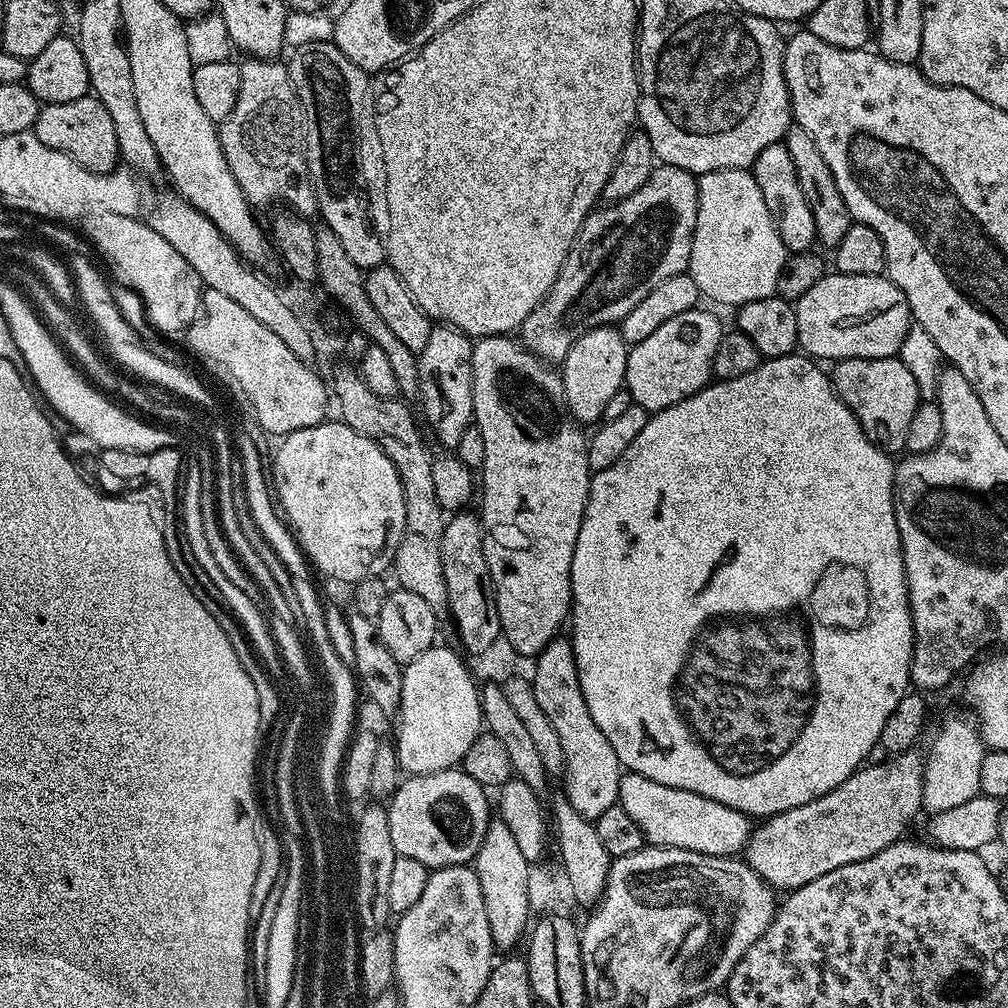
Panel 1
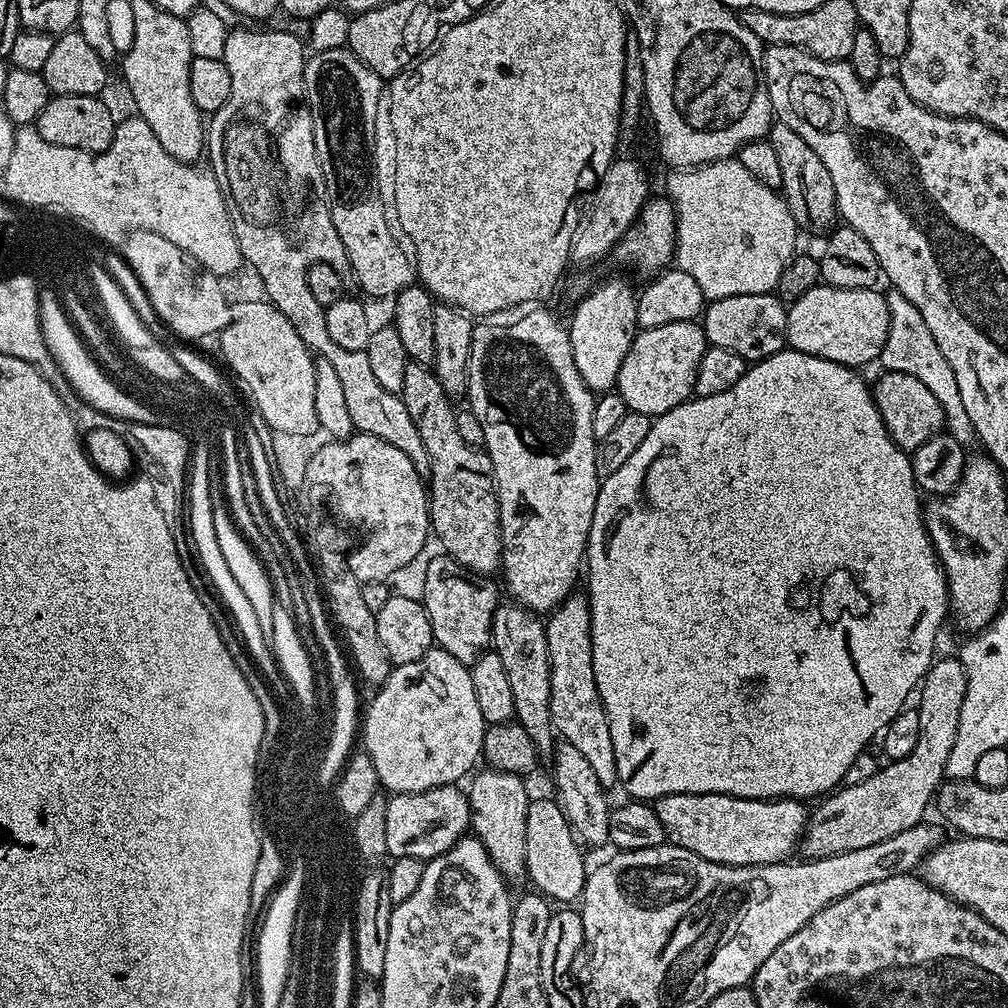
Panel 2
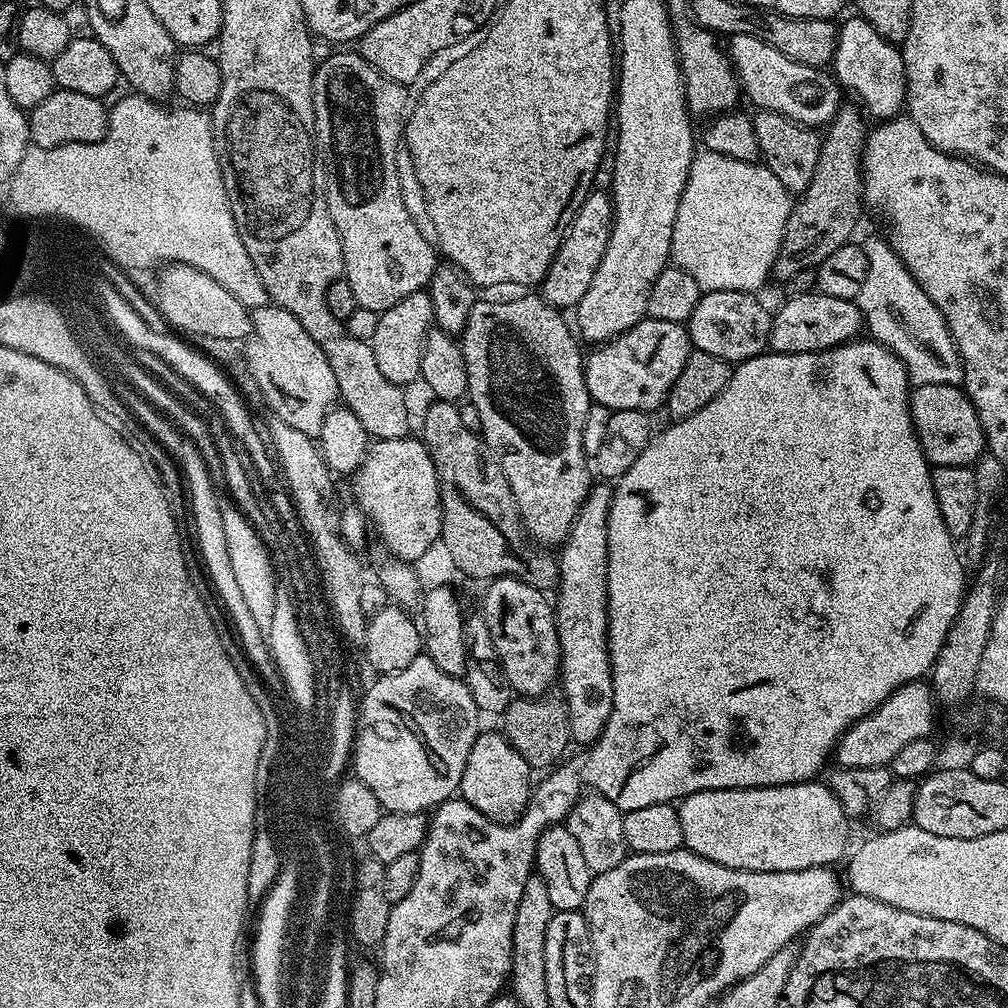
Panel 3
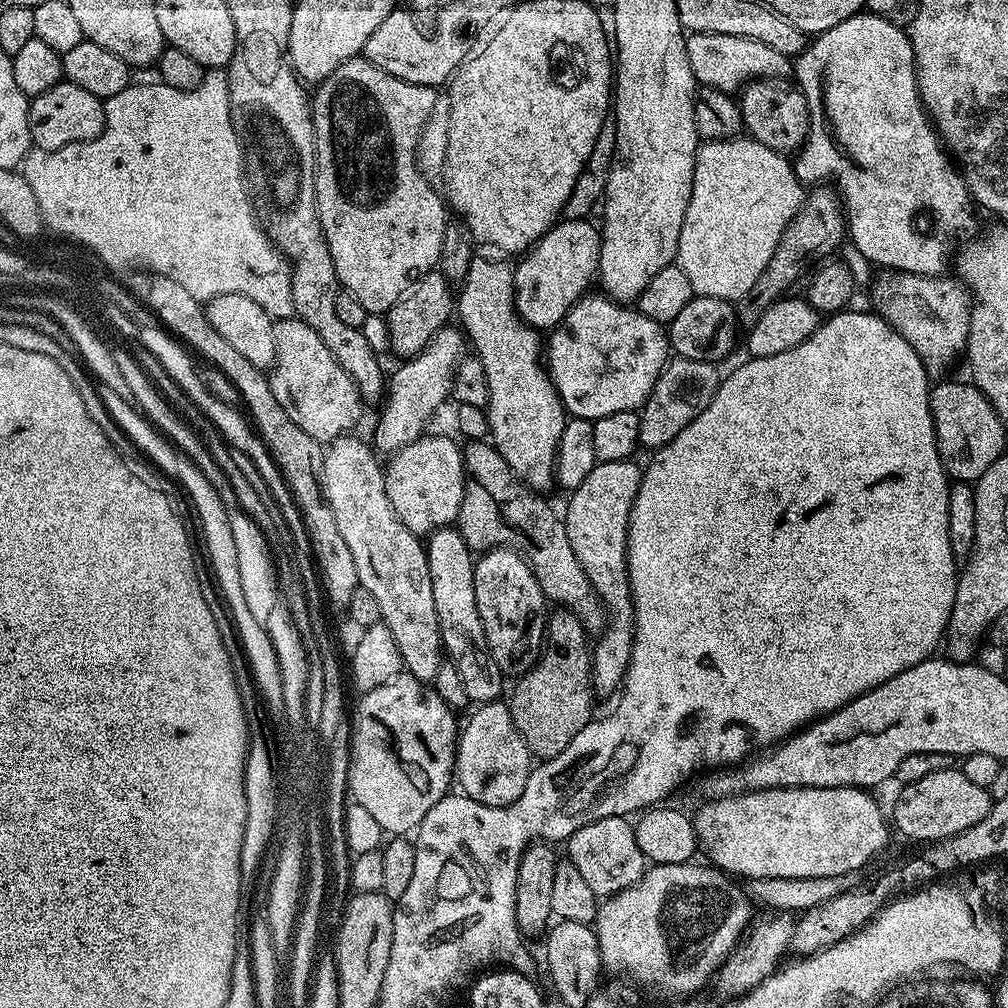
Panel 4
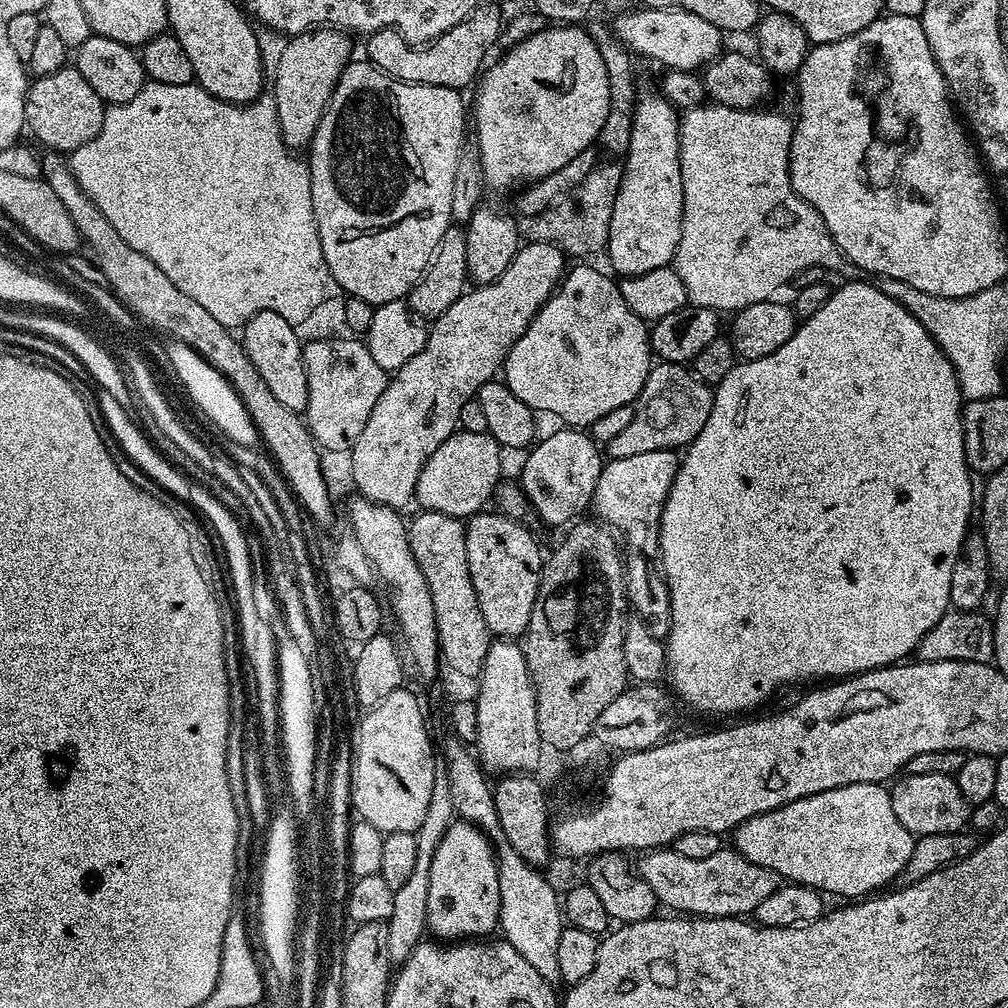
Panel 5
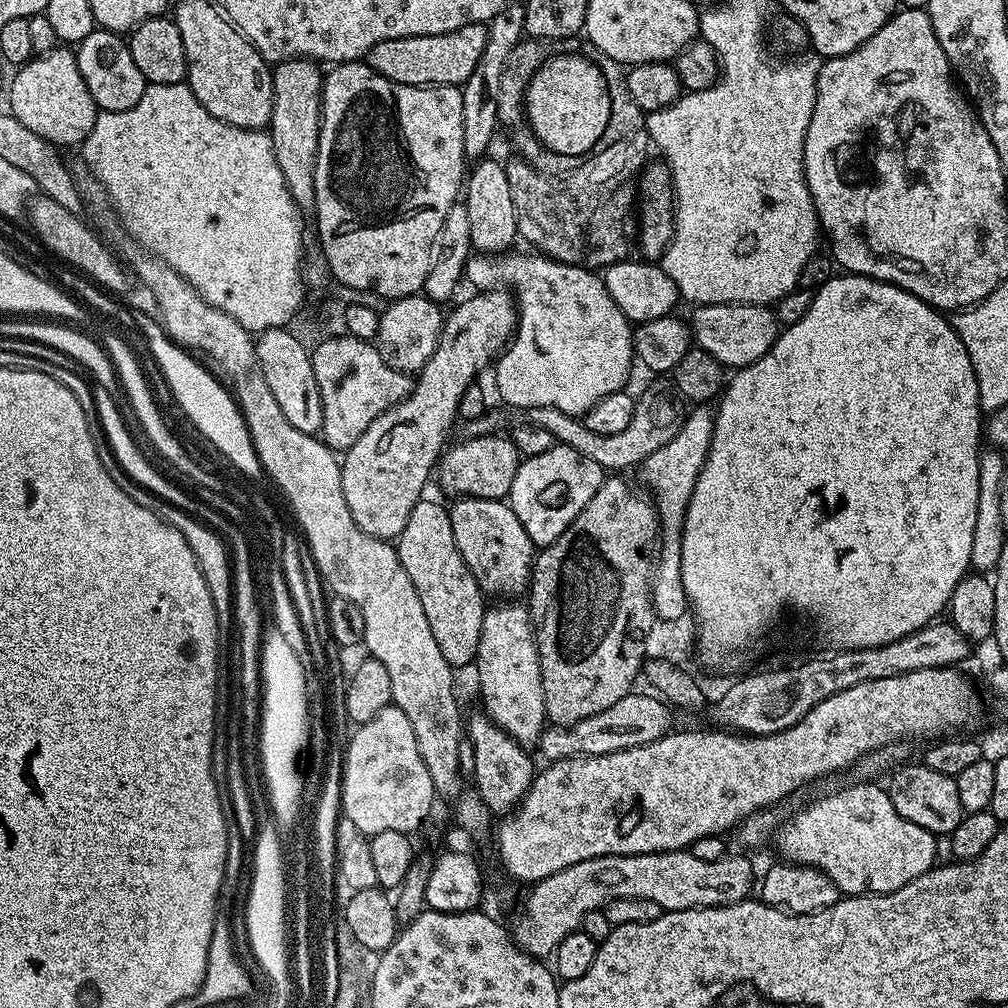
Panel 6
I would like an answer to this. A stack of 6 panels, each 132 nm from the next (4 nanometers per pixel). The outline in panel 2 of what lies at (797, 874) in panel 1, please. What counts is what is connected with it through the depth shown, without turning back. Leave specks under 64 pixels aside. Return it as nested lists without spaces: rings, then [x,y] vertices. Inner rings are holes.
[[[958,658],[937,659],[924,675],[919,696],[918,746],[906,758],[885,763],[885,768],[870,773],[865,780],[837,787],[817,803],[821,804],[816,809],[811,809],[802,837],[802,852],[804,848],[807,859],[817,860],[874,846],[874,842],[894,838],[894,834],[902,834],[902,830],[910,830],[910,826],[925,819],[924,811],[930,808],[941,784],[945,783],[946,762],[954,738],[958,738],[958,718],[962,715],[962,698],[966,698],[964,663]]]

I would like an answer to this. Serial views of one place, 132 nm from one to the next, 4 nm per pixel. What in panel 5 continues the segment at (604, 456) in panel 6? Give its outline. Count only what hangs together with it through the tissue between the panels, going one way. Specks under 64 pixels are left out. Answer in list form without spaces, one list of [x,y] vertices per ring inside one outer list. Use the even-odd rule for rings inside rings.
[[[671,362],[653,363],[634,405],[634,422],[630,422],[617,437],[610,438],[606,445],[607,455],[617,460],[646,454],[650,450],[683,449],[691,444],[702,426],[706,426],[706,418],[710,418],[712,409],[712,394],[713,389],[700,380],[691,367]]]

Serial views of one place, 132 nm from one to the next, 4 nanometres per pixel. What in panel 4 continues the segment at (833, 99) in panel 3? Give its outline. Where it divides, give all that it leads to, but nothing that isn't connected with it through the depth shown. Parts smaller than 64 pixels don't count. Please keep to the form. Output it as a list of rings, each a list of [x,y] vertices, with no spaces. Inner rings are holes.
[[[693,32],[686,39],[686,58],[690,58],[690,70],[694,74],[697,85],[717,88],[733,94],[739,93],[749,80],[788,78],[794,72],[793,61],[787,56],[778,54],[778,50],[773,50],[771,46],[765,46],[762,42],[754,42],[754,38],[734,38],[734,34]]]

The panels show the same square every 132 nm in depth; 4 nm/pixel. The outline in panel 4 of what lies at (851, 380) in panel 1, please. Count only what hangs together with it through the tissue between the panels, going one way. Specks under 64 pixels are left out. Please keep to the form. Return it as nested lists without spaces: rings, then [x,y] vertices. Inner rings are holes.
[[[941,379],[930,388],[932,421],[936,431],[938,454],[949,477],[960,482],[979,480],[1000,456],[1005,455],[1004,432],[1006,426],[994,410],[992,403],[971,382]]]

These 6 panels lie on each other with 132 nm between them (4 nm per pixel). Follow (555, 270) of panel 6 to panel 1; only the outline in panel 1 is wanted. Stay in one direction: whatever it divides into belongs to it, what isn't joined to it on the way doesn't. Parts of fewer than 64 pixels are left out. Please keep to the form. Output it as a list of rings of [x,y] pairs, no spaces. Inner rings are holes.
[[[697,306],[686,314],[678,314],[678,318],[670,318],[659,330],[654,330],[650,338],[643,342],[631,345],[628,349],[628,361],[626,362],[626,374],[624,383],[628,393],[632,396],[633,404],[642,406],[649,414],[661,412],[686,398],[690,398],[695,392],[708,387],[713,379],[712,363],[714,354],[718,350],[718,342],[722,335],[720,320],[712,312],[703,312],[703,307]]]

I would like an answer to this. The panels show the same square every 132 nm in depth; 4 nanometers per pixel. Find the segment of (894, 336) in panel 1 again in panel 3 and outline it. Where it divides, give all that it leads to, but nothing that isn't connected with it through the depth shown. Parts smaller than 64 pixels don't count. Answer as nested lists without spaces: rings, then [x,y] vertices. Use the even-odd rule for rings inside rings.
[[[818,290],[801,296],[789,295],[787,299],[780,309],[775,309],[772,317],[768,343],[773,352],[821,352],[837,348],[839,344],[857,339],[865,327],[864,316],[856,300],[830,298]]]

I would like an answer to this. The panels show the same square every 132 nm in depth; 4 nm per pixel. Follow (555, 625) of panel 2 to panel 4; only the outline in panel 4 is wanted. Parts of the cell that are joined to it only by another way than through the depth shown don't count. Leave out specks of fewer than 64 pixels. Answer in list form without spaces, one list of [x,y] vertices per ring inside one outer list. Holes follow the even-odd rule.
[[[635,459],[598,462],[579,486],[571,489],[568,509],[562,512],[566,538],[570,538],[570,546],[608,615],[604,631],[592,644],[592,687],[597,697],[615,693],[623,685],[632,653],[636,619],[628,577],[628,523],[642,477],[641,465],[636,463]]]

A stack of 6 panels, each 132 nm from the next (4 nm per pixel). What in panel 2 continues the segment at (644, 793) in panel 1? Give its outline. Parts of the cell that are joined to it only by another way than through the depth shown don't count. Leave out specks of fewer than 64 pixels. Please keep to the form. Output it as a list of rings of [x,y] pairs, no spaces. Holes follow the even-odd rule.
[[[670,794],[669,796],[661,796],[659,800],[655,801],[654,809],[660,823],[664,827],[664,835],[667,843],[676,844],[680,848],[690,850],[710,862],[737,864],[738,866],[746,866],[747,864],[778,864],[787,861],[789,857],[791,857],[788,855],[790,855],[795,848],[797,851],[798,845],[801,843],[804,835],[804,825],[808,823],[808,817],[810,815],[809,809],[798,800],[789,800],[787,798],[783,800],[747,800],[746,798],[723,796],[722,794]]]

